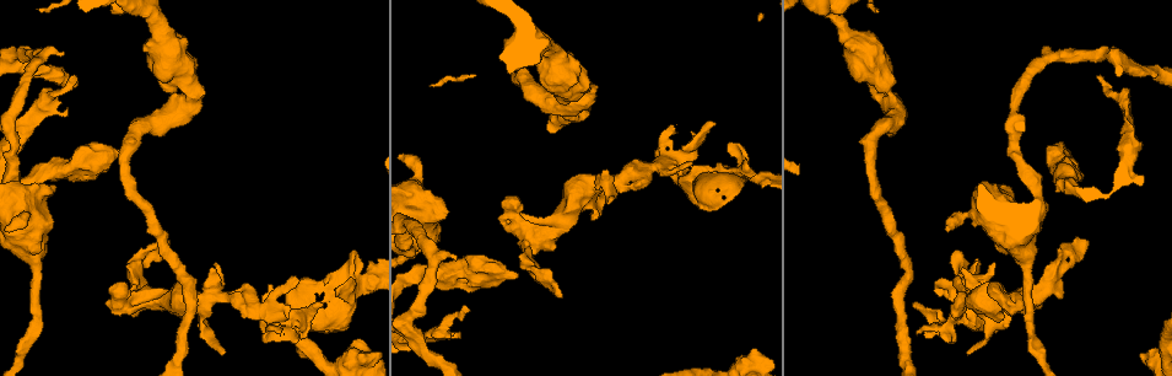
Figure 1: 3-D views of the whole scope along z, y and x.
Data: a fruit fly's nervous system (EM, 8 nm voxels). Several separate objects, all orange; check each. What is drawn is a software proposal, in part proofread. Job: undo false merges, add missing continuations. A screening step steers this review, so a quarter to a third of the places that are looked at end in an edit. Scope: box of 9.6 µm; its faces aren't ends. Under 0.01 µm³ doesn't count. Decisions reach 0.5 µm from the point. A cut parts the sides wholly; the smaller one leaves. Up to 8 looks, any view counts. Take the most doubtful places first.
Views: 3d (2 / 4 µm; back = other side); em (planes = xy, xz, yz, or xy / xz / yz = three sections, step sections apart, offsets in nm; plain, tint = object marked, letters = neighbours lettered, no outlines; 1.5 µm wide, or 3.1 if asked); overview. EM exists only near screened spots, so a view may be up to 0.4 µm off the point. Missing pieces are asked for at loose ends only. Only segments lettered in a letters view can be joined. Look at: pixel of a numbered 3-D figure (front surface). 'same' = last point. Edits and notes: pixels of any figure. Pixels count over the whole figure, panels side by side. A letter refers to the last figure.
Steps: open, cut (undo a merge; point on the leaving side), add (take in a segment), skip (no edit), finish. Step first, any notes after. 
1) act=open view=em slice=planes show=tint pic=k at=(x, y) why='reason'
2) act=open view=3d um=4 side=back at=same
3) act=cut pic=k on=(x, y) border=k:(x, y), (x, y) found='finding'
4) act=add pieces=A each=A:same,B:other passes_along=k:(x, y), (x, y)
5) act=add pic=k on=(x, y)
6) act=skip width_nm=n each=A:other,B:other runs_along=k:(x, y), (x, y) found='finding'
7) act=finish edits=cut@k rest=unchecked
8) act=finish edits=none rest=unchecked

act=open view=3d um=2 pic=1 at=(466, 308) why='an open end'

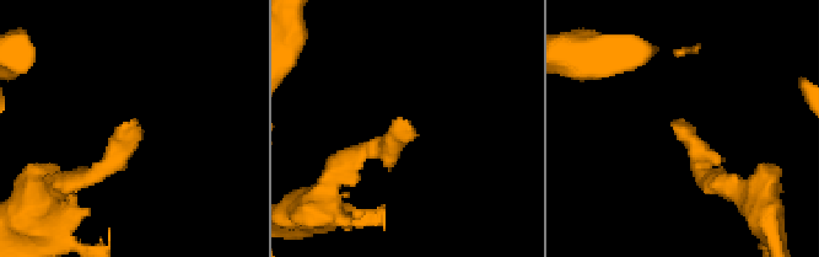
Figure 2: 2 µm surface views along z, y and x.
act=open view=em slice=planes show=letters pic=2 at=(411, 128)

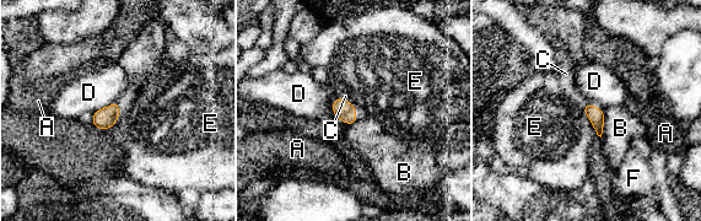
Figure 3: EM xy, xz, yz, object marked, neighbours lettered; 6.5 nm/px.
act=add pieces=C each=A:other,B:other,C:same,D:other,E:other,F:other passes_along=3:(596, 116), (583, 108), (566, 75) found='it goes on there'

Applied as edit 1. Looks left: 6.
act=open view=em slice=yz step=4 show=plain pic=1 at=(999, 322) why='thick end'

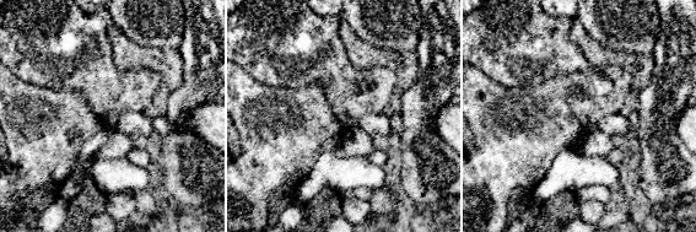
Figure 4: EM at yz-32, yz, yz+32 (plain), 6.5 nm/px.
act=open view=em slice=yz step=4 show=letters at=same

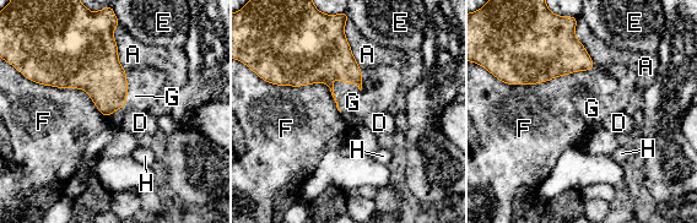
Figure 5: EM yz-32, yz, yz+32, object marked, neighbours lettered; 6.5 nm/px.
act=add pieces=G each=A:other,D:other,E:other,F:other,G:same,H:other found='it goes on there'

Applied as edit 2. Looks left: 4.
act=open view=3d um=4 pic=1 at=(748, 166) why='tapers out'

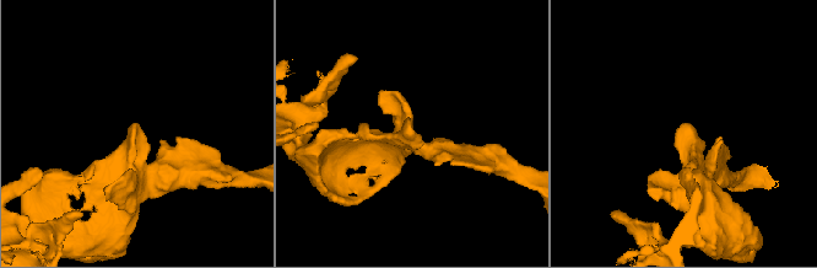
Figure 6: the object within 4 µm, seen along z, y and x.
act=open view=em slice=planes show=letters pic=6 at=(408, 129)

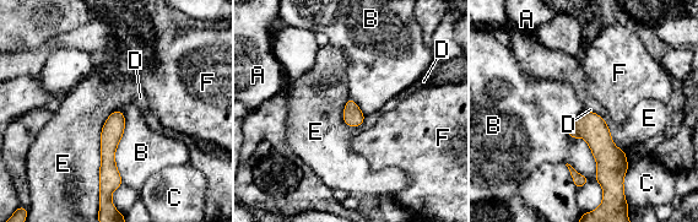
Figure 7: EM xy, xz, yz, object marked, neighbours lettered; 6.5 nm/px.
act=skip longest_contact=E:800nm each=A:other,B:other,C:other,D:other,E:other,F:other border=7:(584, 109), (568, 135), (595, 180) found='no lettered segment goes on from it'

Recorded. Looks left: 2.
act=open view=em slice=xy step=8 show=tint pic=1 at=(357, 356) why='calibre changes'

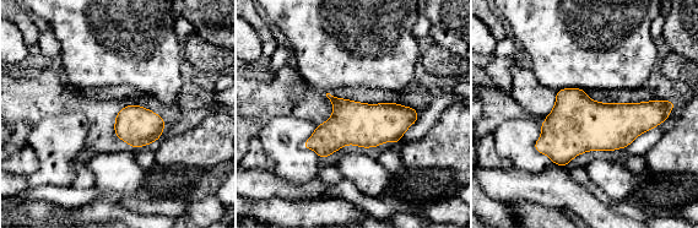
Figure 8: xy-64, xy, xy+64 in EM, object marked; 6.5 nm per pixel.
act=open view=em slice=planes show=letters at=same why='another direction'

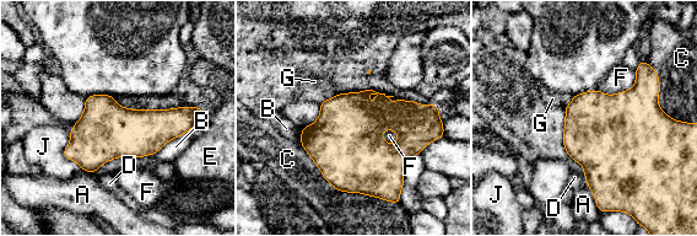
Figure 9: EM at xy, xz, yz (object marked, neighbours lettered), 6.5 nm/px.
act=skip each=A:other,B:other,C:other,D:other,E:other,F:other,G:other,J:other found='continuous, no second cell'

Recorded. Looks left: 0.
act=finish edits=add@3,add@5 rest=unchecked

